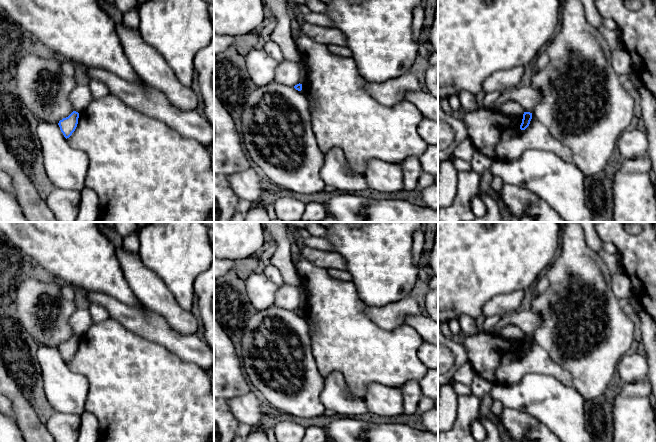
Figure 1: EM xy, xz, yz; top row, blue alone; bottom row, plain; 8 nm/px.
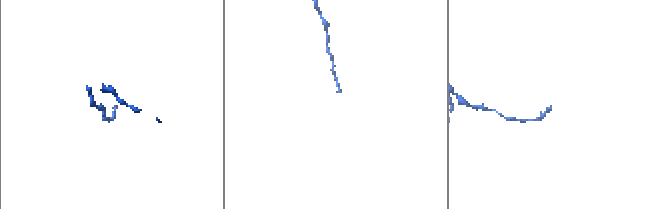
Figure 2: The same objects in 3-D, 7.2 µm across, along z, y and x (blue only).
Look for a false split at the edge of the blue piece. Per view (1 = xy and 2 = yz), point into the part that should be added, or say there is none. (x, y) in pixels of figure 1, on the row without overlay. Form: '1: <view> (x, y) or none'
1: none
2: none

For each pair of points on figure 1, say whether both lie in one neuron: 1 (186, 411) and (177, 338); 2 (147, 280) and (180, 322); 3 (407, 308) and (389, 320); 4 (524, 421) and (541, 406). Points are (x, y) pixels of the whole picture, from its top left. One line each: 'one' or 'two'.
1: two
2: one
3: one
4: two

